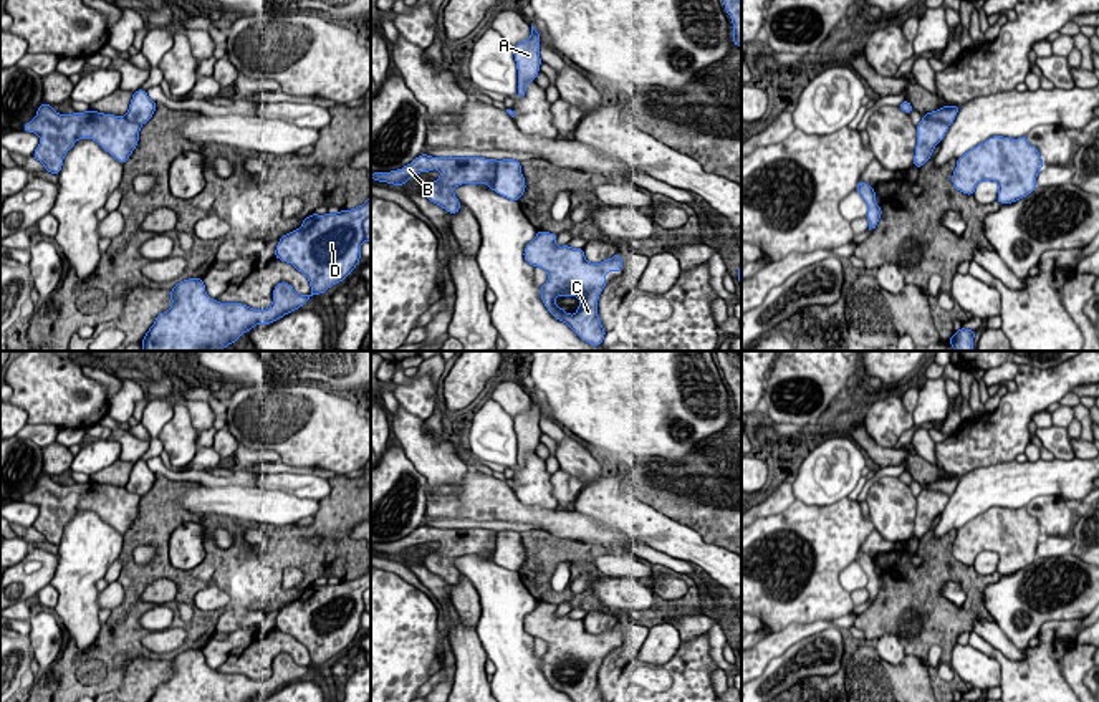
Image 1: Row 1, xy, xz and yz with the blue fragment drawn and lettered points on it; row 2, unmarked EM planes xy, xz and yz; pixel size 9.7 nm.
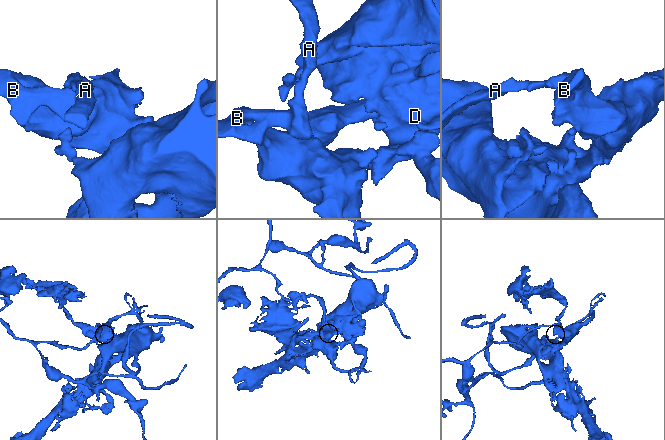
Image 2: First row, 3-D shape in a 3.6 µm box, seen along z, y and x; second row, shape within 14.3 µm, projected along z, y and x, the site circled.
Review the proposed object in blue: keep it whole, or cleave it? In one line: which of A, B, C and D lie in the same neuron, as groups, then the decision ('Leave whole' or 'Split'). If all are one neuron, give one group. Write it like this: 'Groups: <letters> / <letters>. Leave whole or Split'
Groups: A B C D. Leave whole

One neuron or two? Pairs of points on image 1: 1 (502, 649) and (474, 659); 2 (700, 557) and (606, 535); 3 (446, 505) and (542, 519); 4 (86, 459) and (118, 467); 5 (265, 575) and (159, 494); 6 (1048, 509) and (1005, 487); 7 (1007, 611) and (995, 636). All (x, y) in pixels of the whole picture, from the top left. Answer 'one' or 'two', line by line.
1: two
2: two
3: one
4: two
5: one
6: two
7: two

